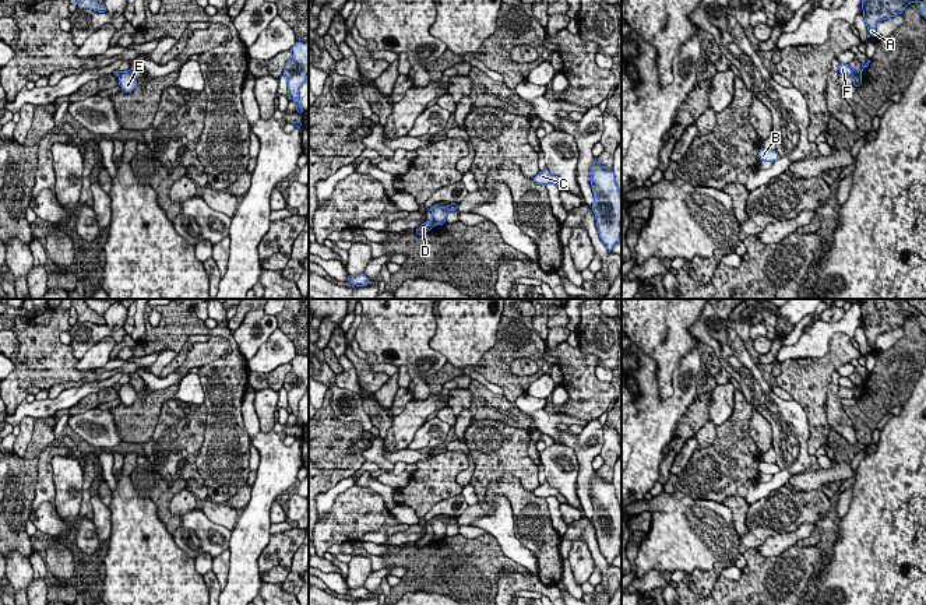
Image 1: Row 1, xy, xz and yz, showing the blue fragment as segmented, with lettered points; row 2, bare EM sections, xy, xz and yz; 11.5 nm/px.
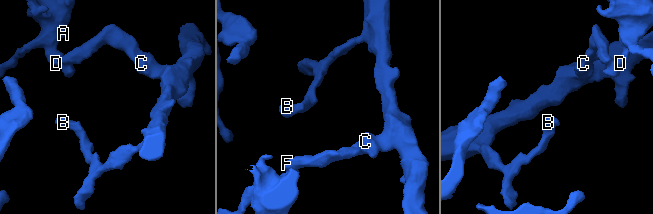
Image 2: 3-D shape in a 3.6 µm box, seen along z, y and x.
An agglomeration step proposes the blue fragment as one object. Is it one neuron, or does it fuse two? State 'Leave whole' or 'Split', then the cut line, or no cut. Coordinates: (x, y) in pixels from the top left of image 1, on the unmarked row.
Split. Split along xz (432, 534), (435, 537)

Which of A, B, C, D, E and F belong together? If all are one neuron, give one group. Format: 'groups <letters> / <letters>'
groups A D / B C E F

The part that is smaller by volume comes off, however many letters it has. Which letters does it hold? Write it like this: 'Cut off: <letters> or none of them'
Cut off: A, D

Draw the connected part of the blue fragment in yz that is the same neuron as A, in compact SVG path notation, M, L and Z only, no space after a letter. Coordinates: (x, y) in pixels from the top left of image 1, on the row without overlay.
M858 299L862 310L863 331L869 347L876 349L876 338L881 333L904 326L905 320L916 316L919 326L926 331L926 316L918 314L905 299Z

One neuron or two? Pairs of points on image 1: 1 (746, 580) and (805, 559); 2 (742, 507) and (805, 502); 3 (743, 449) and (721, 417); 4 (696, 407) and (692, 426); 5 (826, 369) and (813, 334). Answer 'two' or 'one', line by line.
1: one
2: two
3: two
4: one
5: two

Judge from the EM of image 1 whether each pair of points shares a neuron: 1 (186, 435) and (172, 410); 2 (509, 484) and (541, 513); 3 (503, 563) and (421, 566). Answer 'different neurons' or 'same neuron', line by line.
1: same neuron
2: same neuron
3: same neuron

